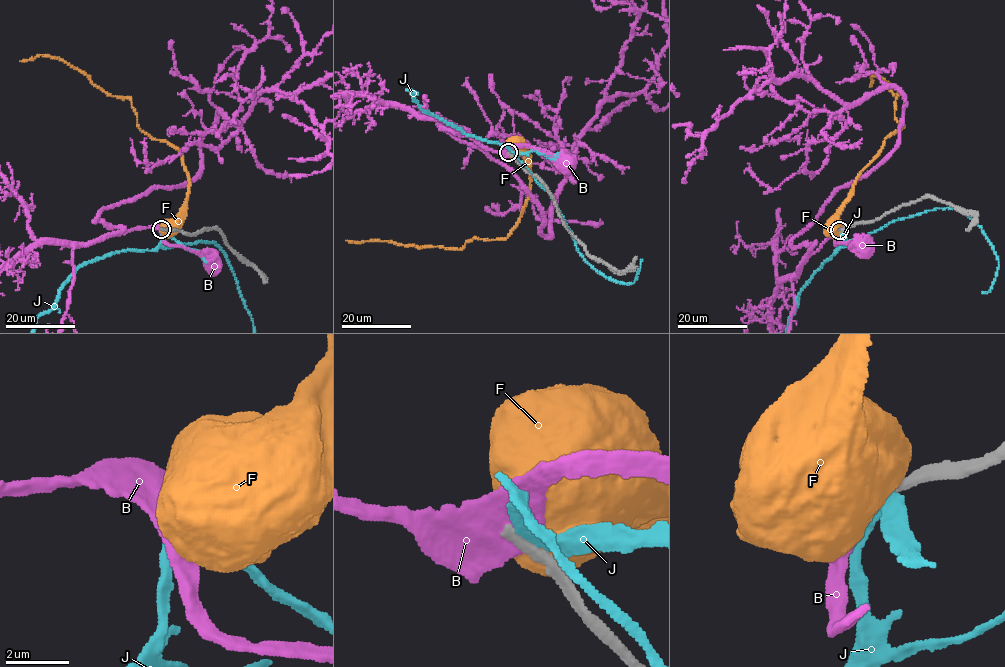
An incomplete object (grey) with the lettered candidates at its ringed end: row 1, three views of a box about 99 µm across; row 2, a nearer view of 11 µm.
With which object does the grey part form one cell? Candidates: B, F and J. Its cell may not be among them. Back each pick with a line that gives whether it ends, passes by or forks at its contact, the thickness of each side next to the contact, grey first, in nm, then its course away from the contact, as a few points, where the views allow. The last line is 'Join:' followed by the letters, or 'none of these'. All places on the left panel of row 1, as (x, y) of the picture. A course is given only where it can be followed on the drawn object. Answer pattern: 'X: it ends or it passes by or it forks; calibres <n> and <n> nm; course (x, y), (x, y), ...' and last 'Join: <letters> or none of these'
Join: none of these

